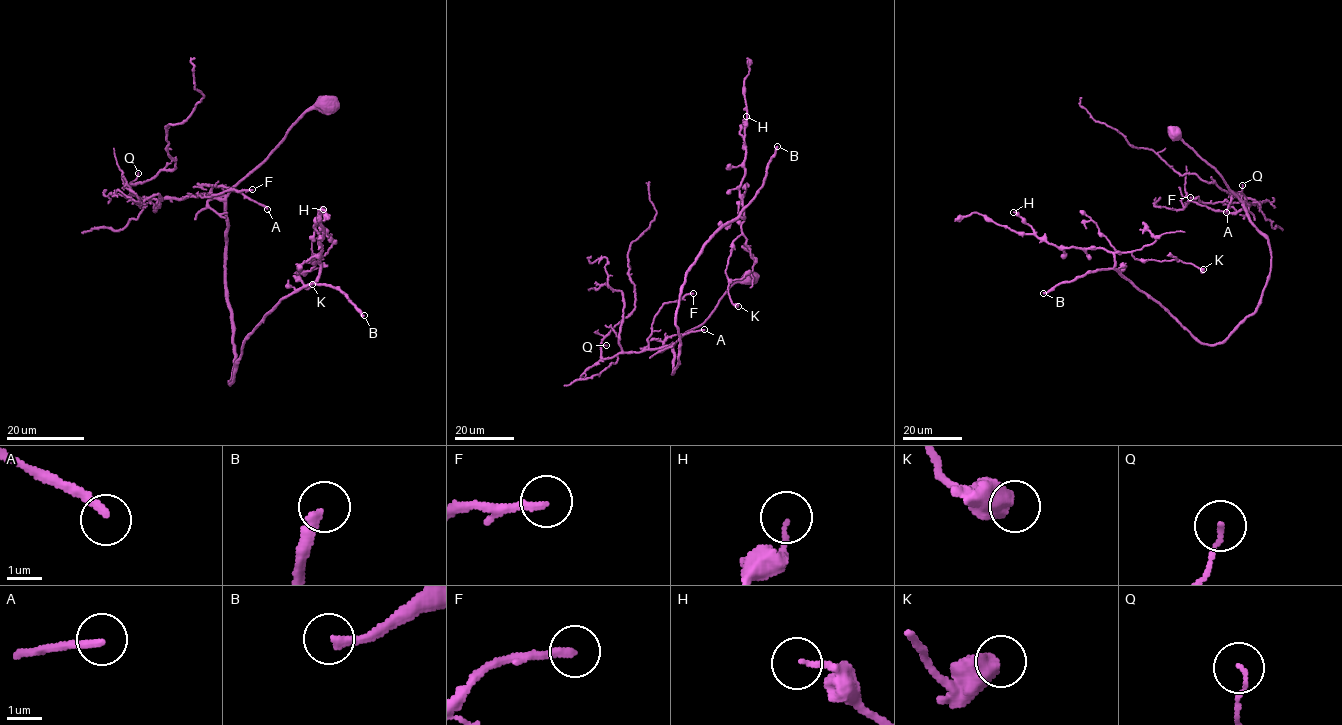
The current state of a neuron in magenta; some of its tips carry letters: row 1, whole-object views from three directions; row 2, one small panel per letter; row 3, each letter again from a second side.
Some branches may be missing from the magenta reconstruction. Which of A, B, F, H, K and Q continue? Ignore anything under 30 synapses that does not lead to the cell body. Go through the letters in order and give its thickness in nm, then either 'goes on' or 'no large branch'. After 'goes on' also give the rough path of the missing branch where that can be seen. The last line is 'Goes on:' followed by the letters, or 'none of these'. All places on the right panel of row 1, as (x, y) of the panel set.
A: 220 nm thick; no large branch
B: 280 nm thick; goes on
F: 240 nm thick; no large branch
H: 120 nm thick; no large branch
K: 650 nm thick; no large branch
Q: 130 nm thick; no large branch
Goes on: B

